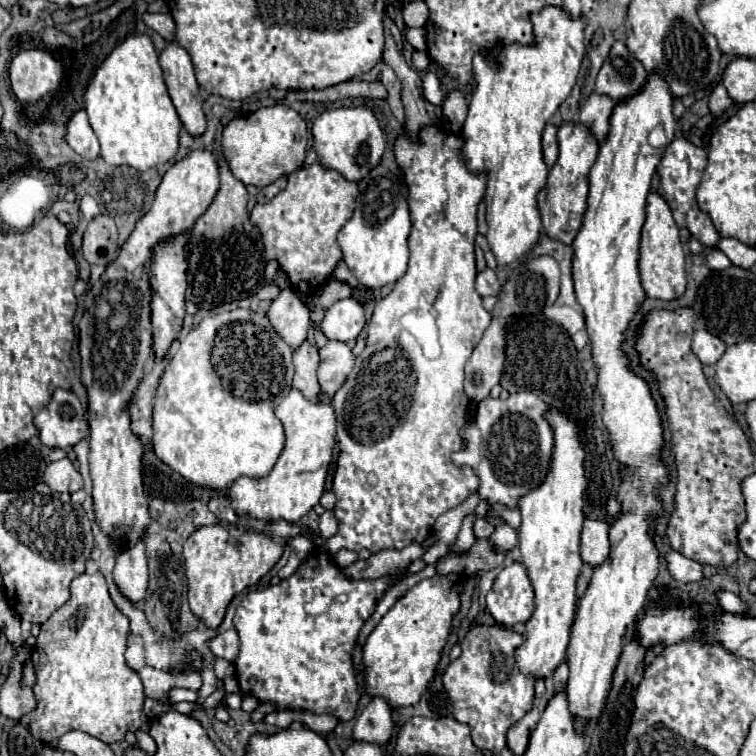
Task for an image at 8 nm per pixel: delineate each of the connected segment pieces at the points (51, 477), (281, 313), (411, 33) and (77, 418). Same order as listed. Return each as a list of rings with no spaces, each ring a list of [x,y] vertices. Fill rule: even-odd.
[[[69,459],[51,461],[45,469],[43,479],[57,493],[73,493],[83,489],[83,477],[79,475],[79,471],[73,467]]]
[[[293,291],[279,293],[279,297],[271,303],[267,311],[267,319],[293,351],[297,351],[305,343],[307,331],[311,327],[309,309],[299,301]]]
[[[405,27],[405,39],[407,39],[417,51],[425,51],[425,49],[427,49],[427,45],[425,45],[425,33],[419,33],[417,29]]]
[[[55,389],[45,409],[35,415],[41,443],[47,447],[71,449],[77,441],[89,437],[85,409],[69,389]]]

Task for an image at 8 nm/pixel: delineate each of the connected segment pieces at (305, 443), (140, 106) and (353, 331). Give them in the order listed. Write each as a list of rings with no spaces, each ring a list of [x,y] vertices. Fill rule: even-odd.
[[[291,389],[275,407],[275,415],[285,427],[285,447],[281,457],[263,479],[239,477],[229,489],[231,507],[237,517],[253,517],[269,523],[279,519],[299,523],[313,505],[319,503],[325,489],[325,477],[335,447],[335,413],[327,395],[321,397],[321,403],[311,403],[297,389]]]
[[[131,35],[121,45],[117,45],[111,55],[103,61],[103,65],[97,69],[93,81],[89,83],[85,91],[85,111],[89,115],[89,123],[99,137],[101,143],[101,157],[109,165],[127,165],[137,171],[147,171],[151,167],[157,167],[169,159],[175,157],[179,149],[179,133],[181,133],[181,121],[175,111],[175,105],[167,93],[163,71],[159,67],[157,51],[147,35]]]
[[[353,297],[341,299],[333,303],[329,309],[325,309],[323,319],[317,323],[317,329],[325,333],[327,339],[345,341],[351,343],[365,327],[365,311],[361,303],[357,303]]]

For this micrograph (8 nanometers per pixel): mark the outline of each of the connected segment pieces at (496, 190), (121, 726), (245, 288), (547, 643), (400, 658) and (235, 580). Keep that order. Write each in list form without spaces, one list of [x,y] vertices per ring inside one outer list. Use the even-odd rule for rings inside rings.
[[[545,7],[531,17],[535,27],[535,45],[519,45],[511,43],[495,51],[495,61],[485,55],[475,55],[473,71],[475,71],[475,89],[469,105],[469,113],[463,125],[463,149],[461,159],[467,169],[475,175],[487,173],[485,187],[485,203],[487,203],[487,241],[497,259],[497,267],[503,269],[523,255],[527,255],[537,243],[541,235],[541,217],[537,209],[537,193],[545,187],[547,181],[547,165],[541,153],[541,133],[549,117],[557,111],[557,107],[569,97],[577,73],[585,55],[583,45],[583,29],[587,19],[571,21],[571,17],[559,7]]]
[[[97,571],[93,575],[83,573],[81,577],[73,579],[69,601],[61,605],[45,623],[41,623],[41,633],[35,647],[31,649],[31,663],[37,677],[33,685],[37,705],[27,713],[27,725],[35,739],[47,743],[49,747],[57,747],[57,741],[63,733],[79,729],[111,745],[123,741],[125,733],[129,731],[149,731],[151,723],[143,713],[143,683],[139,675],[127,667],[123,657],[127,633],[129,621],[111,601],[103,575]]]
[[[221,161],[221,187],[191,229],[189,269],[187,269],[187,299],[199,309],[211,311],[219,305],[255,295],[265,283],[265,257],[259,231],[247,231],[247,187],[233,177],[227,163]]]
[[[553,409],[547,411],[547,421],[551,421],[555,433],[555,453],[551,459],[551,469],[547,473],[547,481],[521,497],[519,511],[521,511],[521,527],[519,527],[519,549],[523,555],[523,565],[527,567],[527,575],[535,589],[535,611],[531,619],[525,623],[525,643],[515,649],[515,661],[523,675],[533,675],[535,679],[551,677],[553,671],[565,661],[565,651],[569,643],[569,633],[575,615],[575,581],[579,569],[583,565],[579,557],[579,535],[583,525],[583,493],[587,487],[585,469],[583,469],[583,447],[579,445],[579,433],[575,433],[575,425],[567,421],[567,417],[559,417]]]
[[[435,575],[419,581],[399,599],[367,637],[363,647],[363,687],[369,697],[383,697],[389,707],[417,705],[435,675],[447,643],[451,619],[459,611],[461,575]]]
[[[221,523],[197,529],[183,545],[191,613],[209,629],[217,629],[231,599],[243,589],[255,585],[267,571],[271,571],[281,555],[283,547],[279,543],[273,543],[267,535],[255,531],[227,527]]]

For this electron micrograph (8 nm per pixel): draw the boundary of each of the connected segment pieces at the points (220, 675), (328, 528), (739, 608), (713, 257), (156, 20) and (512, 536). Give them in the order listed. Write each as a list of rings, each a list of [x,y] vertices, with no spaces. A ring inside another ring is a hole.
[[[217,659],[215,661],[215,675],[217,679],[225,679],[225,677],[231,677],[235,671],[233,671],[233,665],[229,661],[223,661],[223,659]]]
[[[326,510],[319,518],[319,534],[328,539],[337,533],[338,523],[332,510]]]
[[[721,591],[721,593],[719,593],[719,605],[721,605],[727,613],[733,613],[733,615],[743,615],[743,613],[747,613],[747,605],[745,605],[735,593],[729,593],[729,591]]]
[[[718,249],[713,250],[706,256],[706,264],[714,270],[723,270],[732,265],[728,257]]]
[[[145,13],[143,15],[143,23],[157,31],[165,41],[173,41],[175,39],[175,21],[171,17],[171,13]]]
[[[499,525],[499,527],[491,533],[489,543],[491,543],[497,551],[505,553],[505,551],[509,551],[511,547],[517,545],[517,533],[515,533],[509,525]]]

